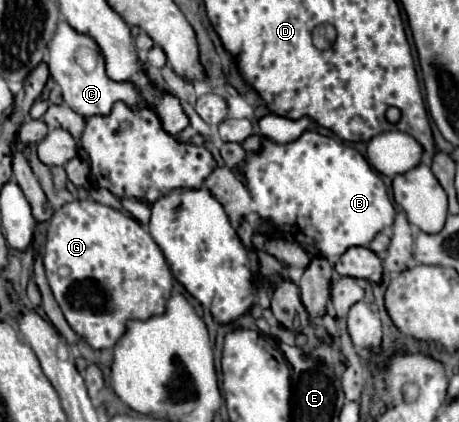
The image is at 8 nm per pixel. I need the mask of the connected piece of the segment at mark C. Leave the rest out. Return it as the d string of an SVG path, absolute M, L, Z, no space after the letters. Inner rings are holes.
M66 21L58 23L56 35L50 43L50 53L48 53L48 69L50 69L50 77L60 85L62 89L62 97L64 101L82 117L92 117L92 115L108 115L112 105L116 101L126 101L132 109L138 107L138 89L136 85L132 85L132 81L112 81L106 75L106 63L103 57L97 57L97 65L93 71L86 73L84 69L74 61L74 51L78 47L88 47L88 49L98 49L96 41L92 41L92 37L78 33L76 29L72 29Z

